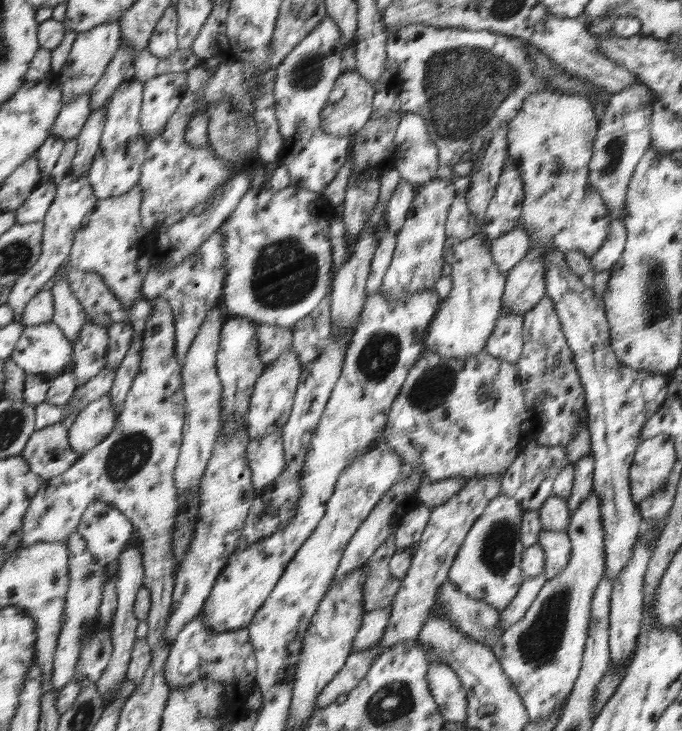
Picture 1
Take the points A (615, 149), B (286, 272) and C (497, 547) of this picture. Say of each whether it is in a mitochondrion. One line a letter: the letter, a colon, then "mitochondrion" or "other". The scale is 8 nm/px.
A: mitochondrion
B: mitochondrion
C: mitochondrion

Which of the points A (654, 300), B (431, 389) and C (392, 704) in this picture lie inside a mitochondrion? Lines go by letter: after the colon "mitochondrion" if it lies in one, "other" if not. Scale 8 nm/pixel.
A: mitochondrion
B: mitochondrion
C: mitochondrion

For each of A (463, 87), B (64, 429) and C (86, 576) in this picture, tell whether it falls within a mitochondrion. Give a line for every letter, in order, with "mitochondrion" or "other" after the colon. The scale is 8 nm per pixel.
A: mitochondrion
B: other
C: mitochondrion

